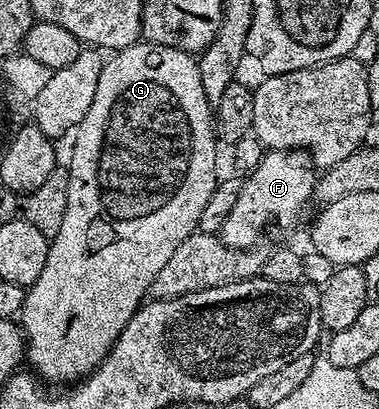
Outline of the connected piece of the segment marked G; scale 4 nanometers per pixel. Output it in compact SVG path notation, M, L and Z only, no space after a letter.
M146 41L134 43L124 51L114 52L104 62L101 81L97 81L97 93L93 93L93 105L89 105L89 113L85 113L85 117L75 128L73 138L75 138L75 144L71 147L71 163L69 162L67 167L69 205L65 205L65 217L61 220L61 229L57 229L55 236L49 240L51 248L45 257L45 269L41 269L41 277L37 277L34 285L27 288L21 316L26 362L31 362L30 370L40 380L51 385L71 385L84 379L110 353L121 329L129 325L135 312L148 298L153 277L157 277L165 261L173 257L173 249L177 249L177 245L181 245L181 241L185 241L190 235L196 234L201 212L209 202L209 197L213 197L217 186L217 178L215 179L217 136L213 128L213 107L207 102L205 89L201 89L198 62L188 52Z

